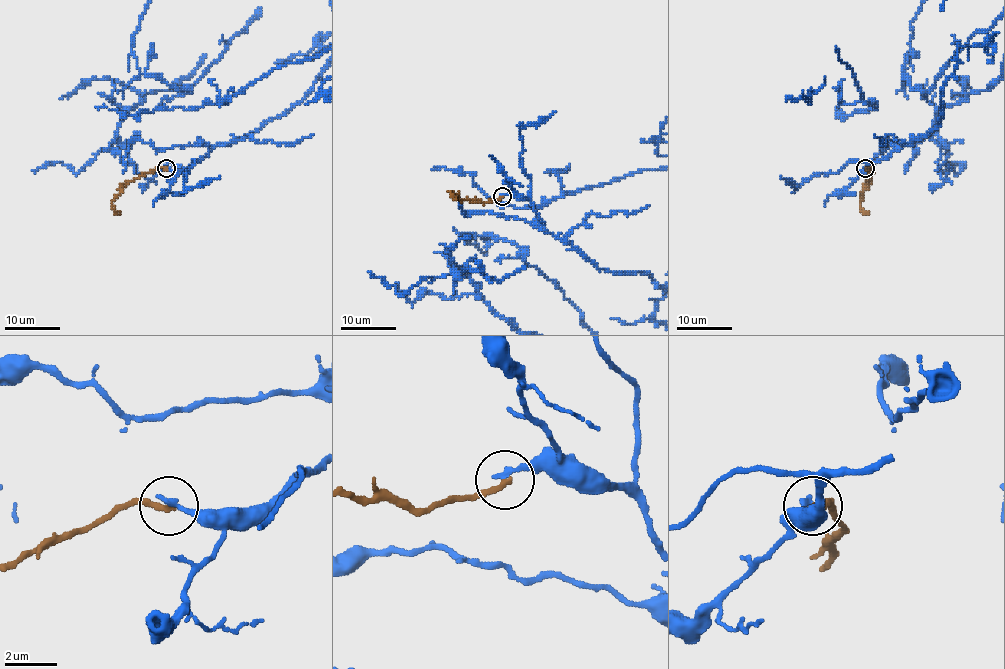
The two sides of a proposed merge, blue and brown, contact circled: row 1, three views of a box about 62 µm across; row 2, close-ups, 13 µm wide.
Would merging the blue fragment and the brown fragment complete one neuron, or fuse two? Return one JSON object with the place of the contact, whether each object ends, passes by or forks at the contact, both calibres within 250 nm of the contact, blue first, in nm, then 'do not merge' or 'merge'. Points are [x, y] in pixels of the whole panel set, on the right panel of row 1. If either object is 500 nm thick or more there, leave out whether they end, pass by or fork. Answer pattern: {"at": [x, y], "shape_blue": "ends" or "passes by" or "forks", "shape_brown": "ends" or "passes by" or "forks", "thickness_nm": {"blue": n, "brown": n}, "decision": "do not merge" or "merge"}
{"at": [865, 168], "shape_blue": "ends", "shape_brown": "ends", "thickness_nm": {"blue": 240, "brown": 240}, "decision": "do not merge"}

